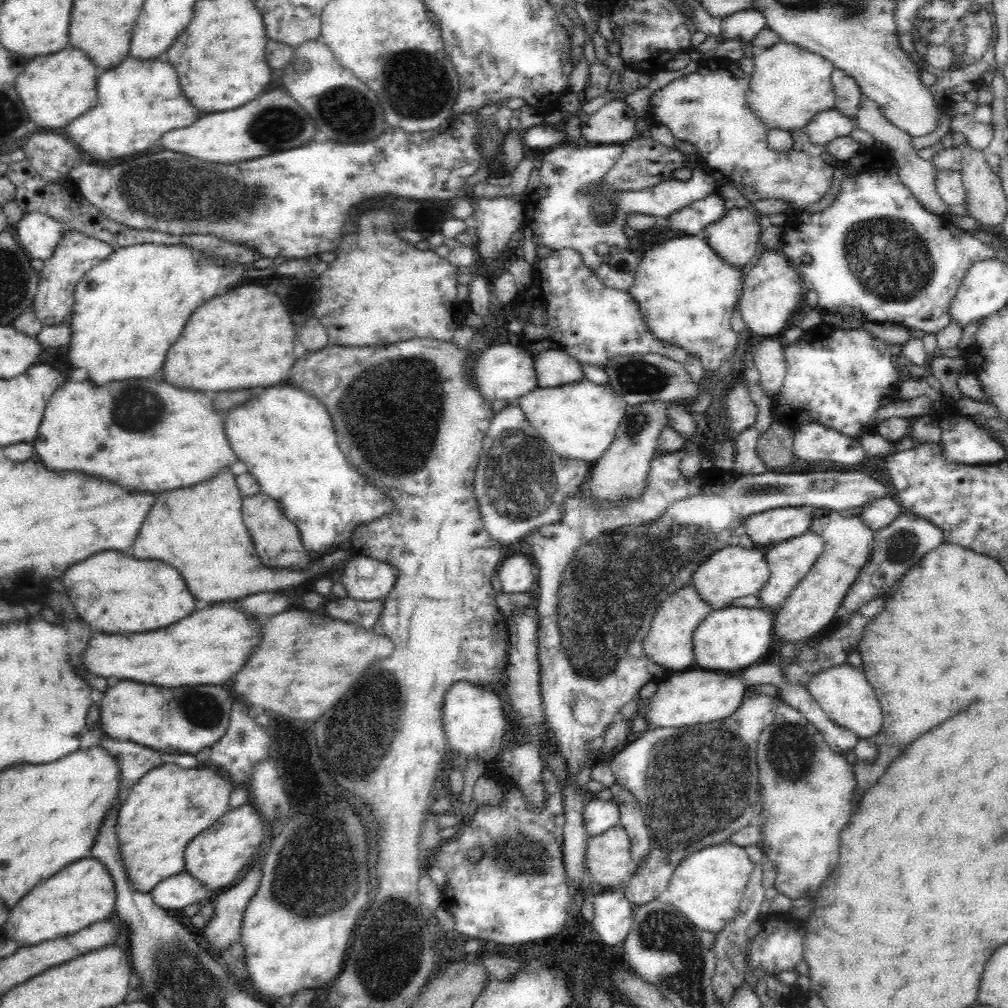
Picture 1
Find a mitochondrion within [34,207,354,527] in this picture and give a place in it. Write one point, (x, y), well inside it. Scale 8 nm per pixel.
(134, 408)

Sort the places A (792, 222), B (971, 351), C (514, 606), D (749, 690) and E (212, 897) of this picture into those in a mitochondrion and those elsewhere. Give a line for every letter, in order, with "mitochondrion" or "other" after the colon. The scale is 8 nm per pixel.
A: other
B: other
C: other
D: other
E: other

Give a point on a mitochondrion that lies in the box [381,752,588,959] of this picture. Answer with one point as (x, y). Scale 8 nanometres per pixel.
(522, 857)

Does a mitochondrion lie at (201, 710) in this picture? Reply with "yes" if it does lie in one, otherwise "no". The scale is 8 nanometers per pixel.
yes

